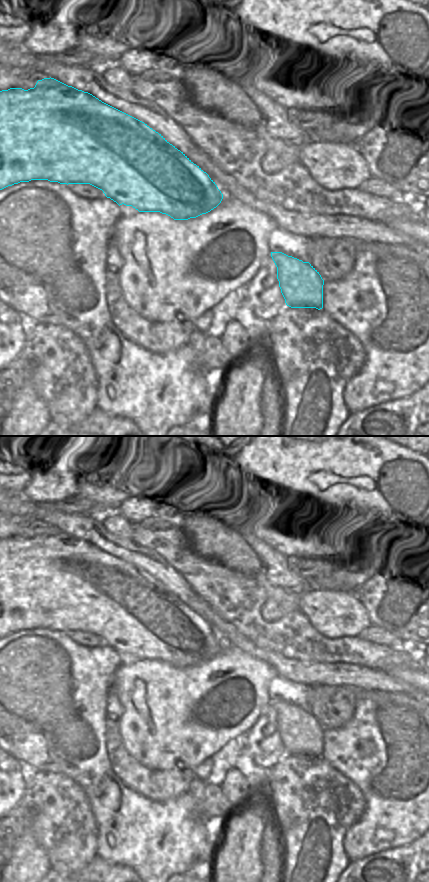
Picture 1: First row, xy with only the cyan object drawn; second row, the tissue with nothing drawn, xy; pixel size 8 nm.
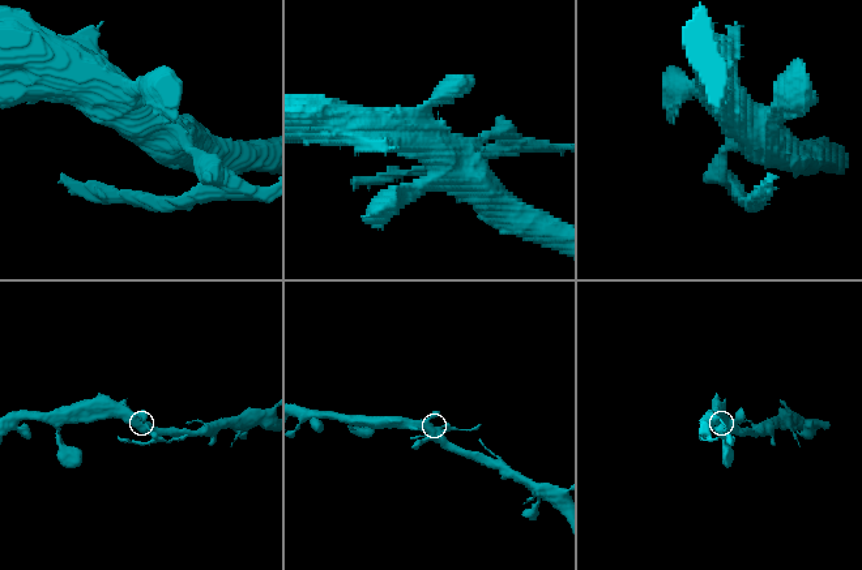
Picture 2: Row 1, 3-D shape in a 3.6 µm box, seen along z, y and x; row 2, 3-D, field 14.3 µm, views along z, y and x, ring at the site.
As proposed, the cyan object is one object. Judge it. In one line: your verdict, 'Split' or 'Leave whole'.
Split.

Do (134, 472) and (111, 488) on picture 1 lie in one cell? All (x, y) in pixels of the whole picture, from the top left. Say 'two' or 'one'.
one

